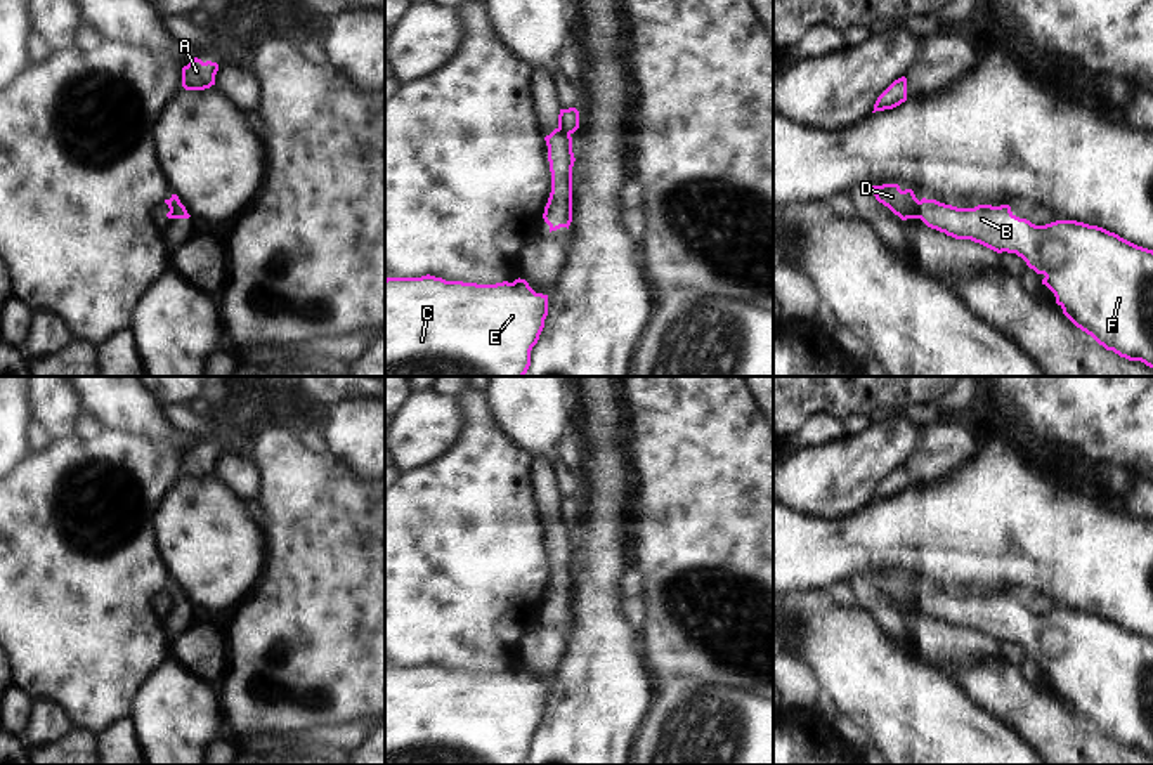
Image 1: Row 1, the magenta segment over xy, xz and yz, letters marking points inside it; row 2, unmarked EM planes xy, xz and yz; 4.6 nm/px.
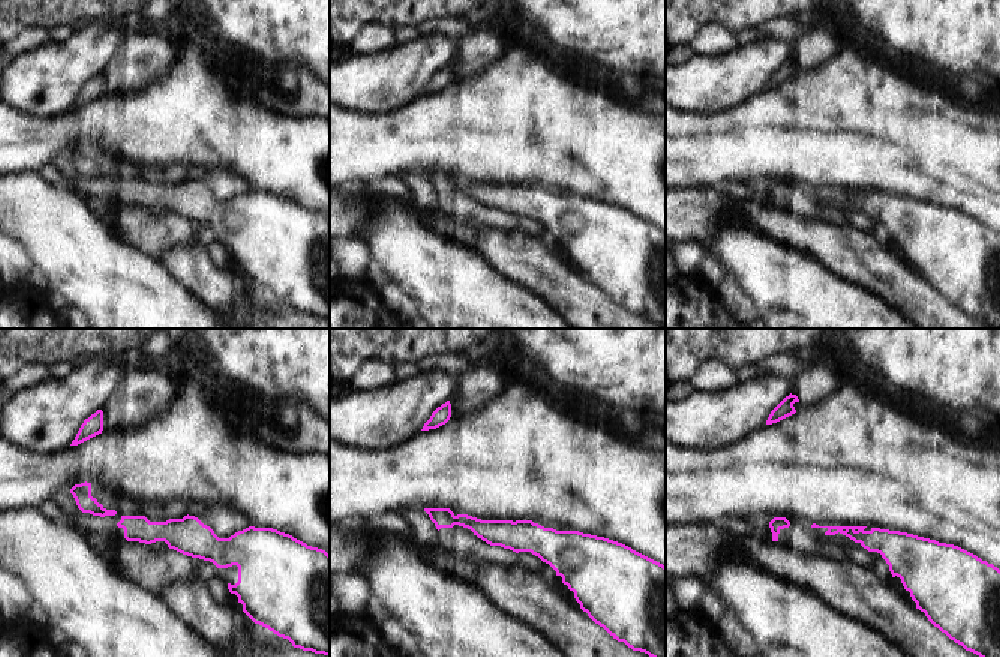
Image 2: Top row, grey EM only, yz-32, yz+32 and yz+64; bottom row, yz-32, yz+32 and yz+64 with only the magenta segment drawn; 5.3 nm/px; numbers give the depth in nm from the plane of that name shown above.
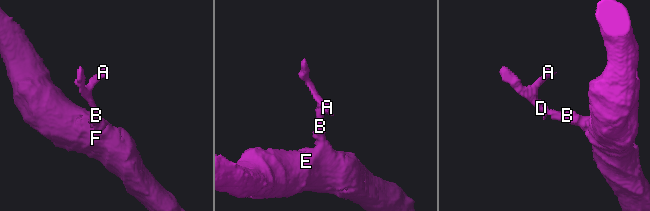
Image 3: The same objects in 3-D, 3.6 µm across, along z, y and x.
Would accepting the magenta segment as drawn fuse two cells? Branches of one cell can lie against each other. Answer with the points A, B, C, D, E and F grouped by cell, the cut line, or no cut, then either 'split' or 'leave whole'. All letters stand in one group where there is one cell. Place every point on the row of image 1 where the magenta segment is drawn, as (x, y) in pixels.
A D / B C E F | yz (919, 202), (914, 217) | split

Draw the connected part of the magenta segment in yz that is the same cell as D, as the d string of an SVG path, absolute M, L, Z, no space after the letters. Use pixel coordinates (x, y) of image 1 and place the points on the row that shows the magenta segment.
M898 184L872 186L879 203L888 206L902 220L915 219L919 199L912 189L902 191Z

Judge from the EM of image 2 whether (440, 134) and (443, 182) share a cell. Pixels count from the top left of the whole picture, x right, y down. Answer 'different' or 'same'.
different

